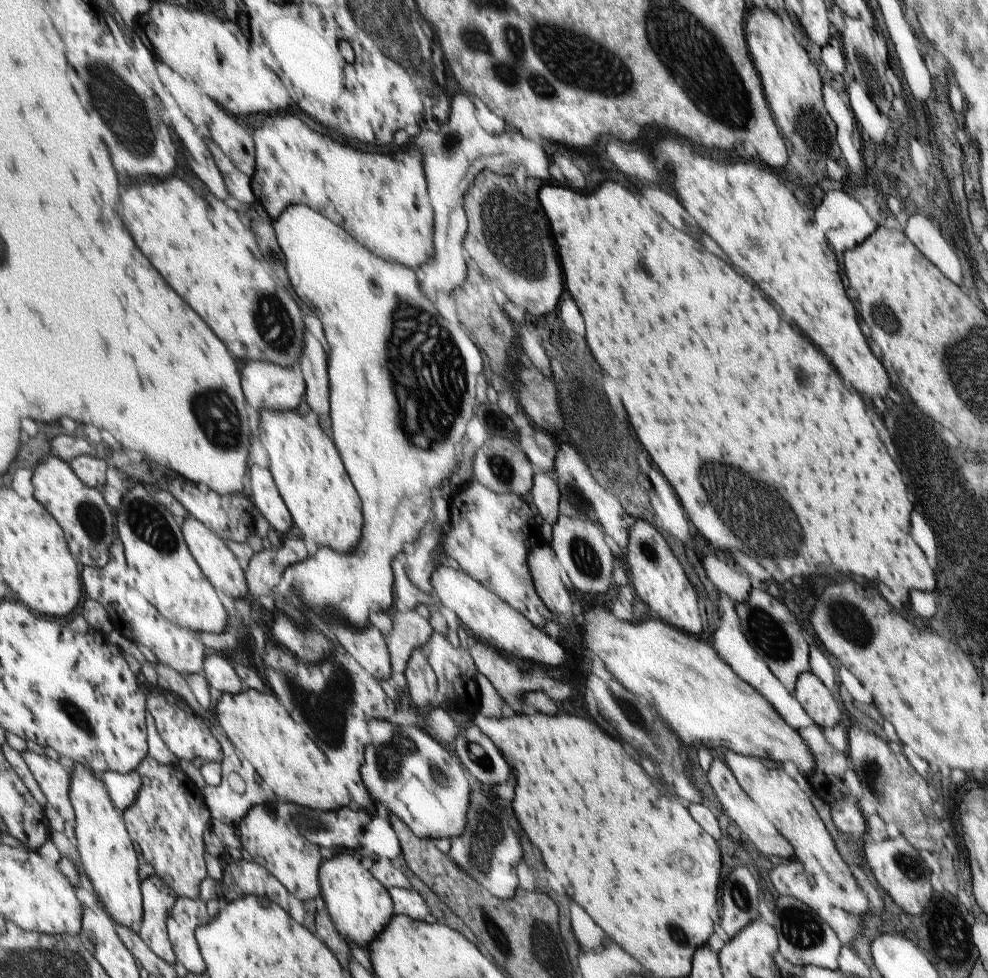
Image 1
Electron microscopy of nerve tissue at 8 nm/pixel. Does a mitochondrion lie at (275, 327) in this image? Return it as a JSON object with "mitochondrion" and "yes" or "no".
{"mitochondrion":"yes"}

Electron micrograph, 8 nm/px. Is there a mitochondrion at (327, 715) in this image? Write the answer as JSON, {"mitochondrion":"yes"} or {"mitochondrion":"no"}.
{"mitochondrion":"yes"}

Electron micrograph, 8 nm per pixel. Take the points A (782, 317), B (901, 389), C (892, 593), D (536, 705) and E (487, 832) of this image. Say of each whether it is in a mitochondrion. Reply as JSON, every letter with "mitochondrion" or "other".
{"A":"other","B":"other","C":"other","D":"other","E":"mitochondrion"}

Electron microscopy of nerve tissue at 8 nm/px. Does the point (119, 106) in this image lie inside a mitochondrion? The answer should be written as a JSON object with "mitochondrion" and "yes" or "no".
{"mitochondrion":"yes"}

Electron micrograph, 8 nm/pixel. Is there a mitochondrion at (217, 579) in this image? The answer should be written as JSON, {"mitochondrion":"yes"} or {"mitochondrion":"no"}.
{"mitochondrion":"no"}

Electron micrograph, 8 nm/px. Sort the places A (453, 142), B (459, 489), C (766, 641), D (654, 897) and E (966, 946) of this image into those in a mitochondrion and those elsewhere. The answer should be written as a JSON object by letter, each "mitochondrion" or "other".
{"A":"mitochondrion","B":"other","C":"mitochondrion","D":"other","E":"other"}

